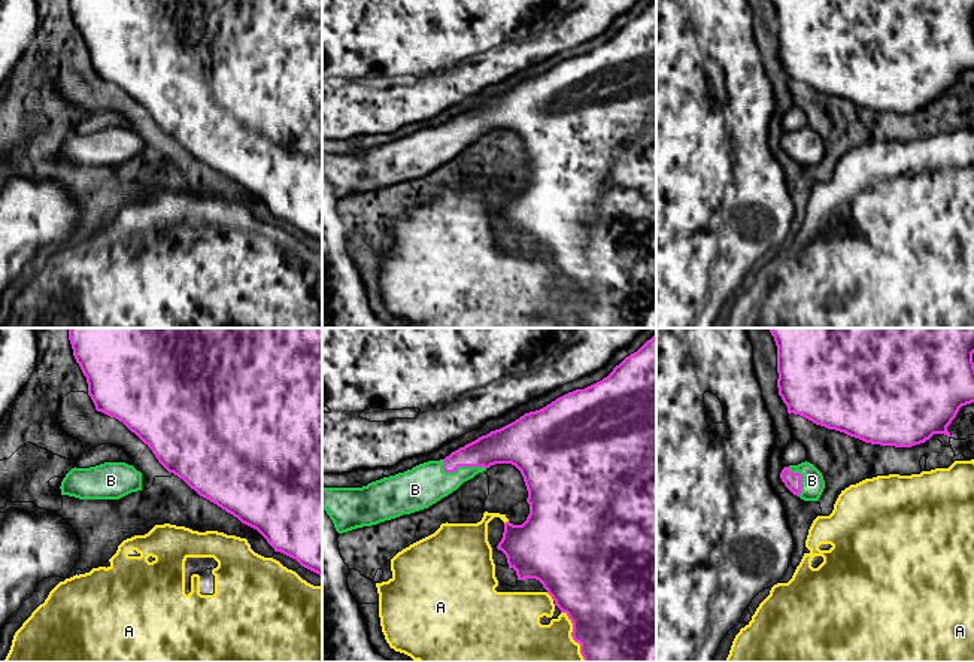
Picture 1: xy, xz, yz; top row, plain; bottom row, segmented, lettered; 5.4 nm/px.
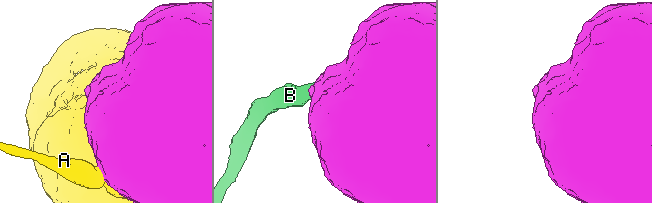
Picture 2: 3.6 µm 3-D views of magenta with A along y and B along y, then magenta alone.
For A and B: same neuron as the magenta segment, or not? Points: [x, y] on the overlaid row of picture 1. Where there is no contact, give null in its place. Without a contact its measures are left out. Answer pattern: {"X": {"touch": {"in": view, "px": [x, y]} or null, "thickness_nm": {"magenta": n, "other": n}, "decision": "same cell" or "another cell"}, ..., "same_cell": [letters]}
{"A": {"touch": {"in": "xz", "px": [572, 635]}, "thickness_nm": {"magenta": 460, "other": 420}, "decision": "another cell"}, "B": {"touch": {"in": "xz", "px": [460, 465]}, "thickness_nm": {"magenta": 190, "other": 220}, "decision": "same cell"}, "same_cell": ["B"]}

